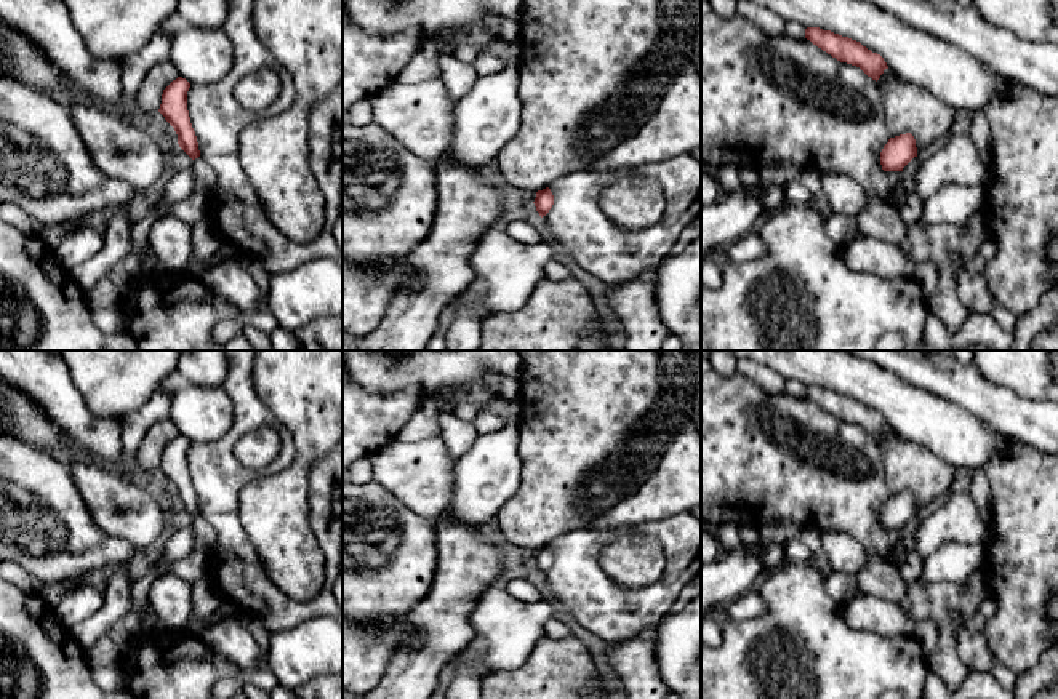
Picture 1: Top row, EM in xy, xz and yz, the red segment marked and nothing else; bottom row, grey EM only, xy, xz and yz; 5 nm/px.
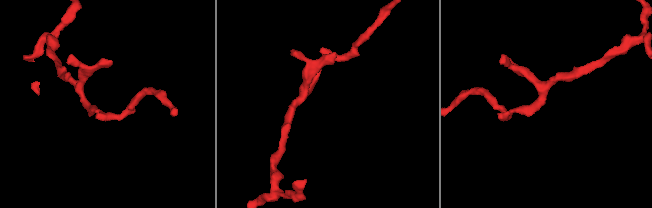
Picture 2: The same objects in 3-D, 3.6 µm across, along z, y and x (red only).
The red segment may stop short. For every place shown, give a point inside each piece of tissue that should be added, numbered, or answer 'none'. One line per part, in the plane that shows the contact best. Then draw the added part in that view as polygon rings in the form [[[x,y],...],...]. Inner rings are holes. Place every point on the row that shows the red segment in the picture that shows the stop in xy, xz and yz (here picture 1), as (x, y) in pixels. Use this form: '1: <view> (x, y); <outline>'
none

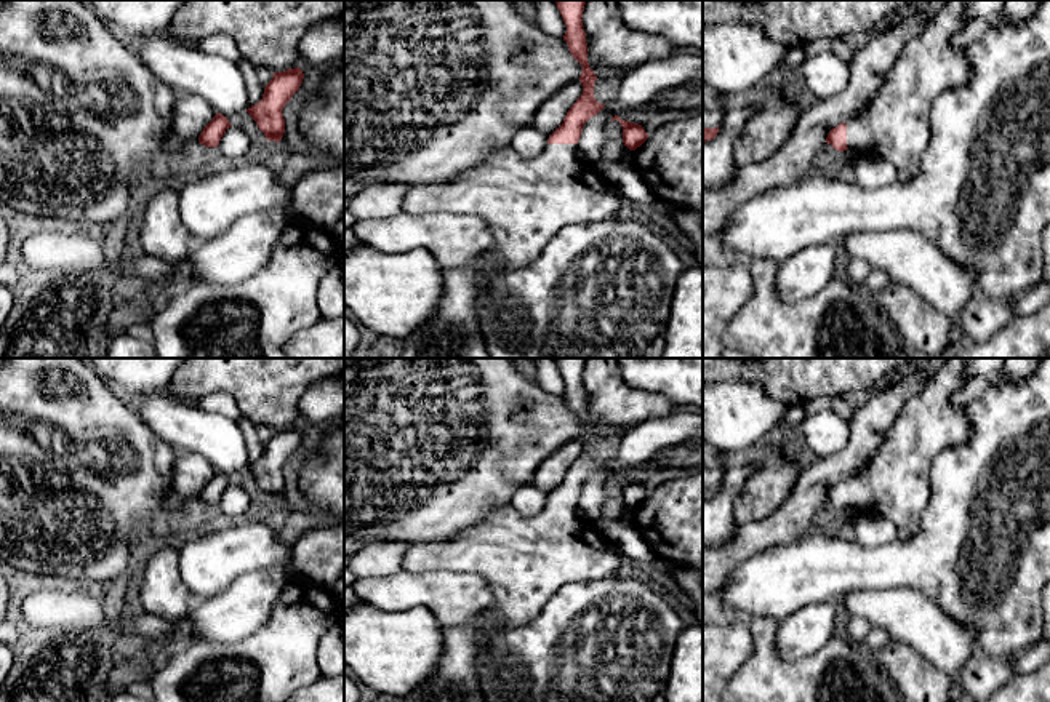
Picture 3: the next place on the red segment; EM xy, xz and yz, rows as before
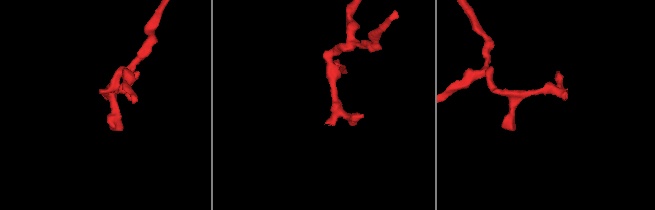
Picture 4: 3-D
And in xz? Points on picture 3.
1: xz (524, 202); [[[547,144],[541,155],[530,160],[506,146],[451,181],[408,185],[403,213],[477,216],[491,233],[491,246],[477,262],[442,267],[437,312],[405,339],[400,358],[490,358],[477,321],[477,299],[487,275],[530,265],[563,225],[610,221],[616,217],[619,205],[621,197],[594,166],[578,157],[576,144]]]

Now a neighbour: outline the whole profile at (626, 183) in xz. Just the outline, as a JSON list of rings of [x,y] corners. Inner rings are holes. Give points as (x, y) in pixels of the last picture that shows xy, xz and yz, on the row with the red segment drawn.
[[[603,155],[594,168],[621,198],[645,206],[653,206],[656,201],[643,177],[635,170],[623,166],[621,162],[610,160]]]

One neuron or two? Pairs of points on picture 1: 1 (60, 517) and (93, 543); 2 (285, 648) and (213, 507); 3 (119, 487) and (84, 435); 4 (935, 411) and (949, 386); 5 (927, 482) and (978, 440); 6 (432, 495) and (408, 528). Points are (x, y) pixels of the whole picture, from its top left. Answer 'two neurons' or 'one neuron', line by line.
1: one neuron
2: two neurons
3: two neurons
4: two neurons
5: two neurons
6: two neurons

